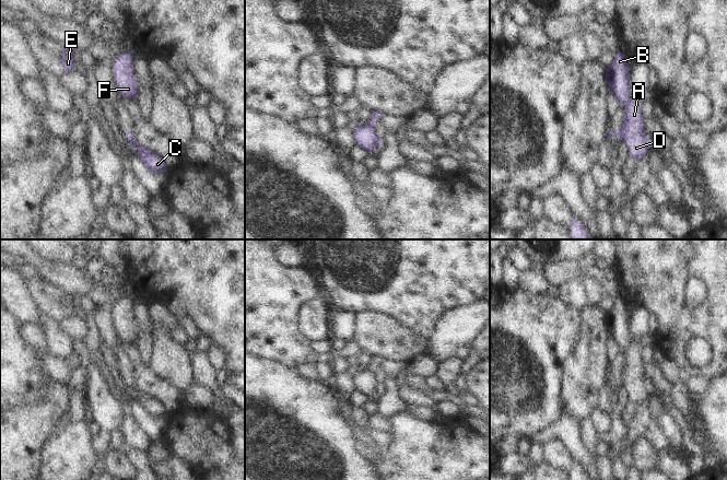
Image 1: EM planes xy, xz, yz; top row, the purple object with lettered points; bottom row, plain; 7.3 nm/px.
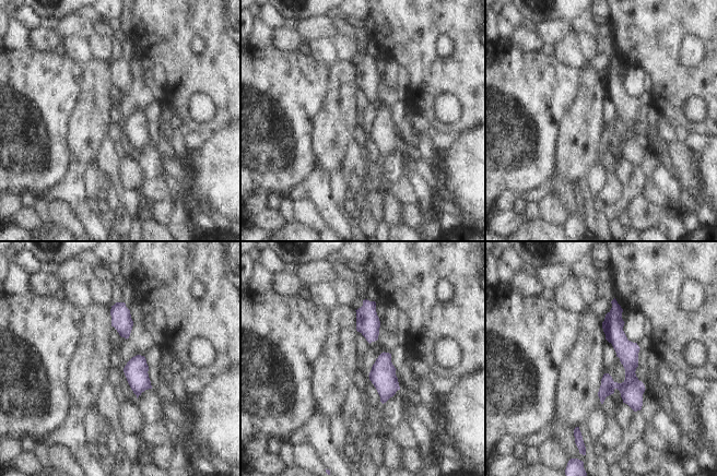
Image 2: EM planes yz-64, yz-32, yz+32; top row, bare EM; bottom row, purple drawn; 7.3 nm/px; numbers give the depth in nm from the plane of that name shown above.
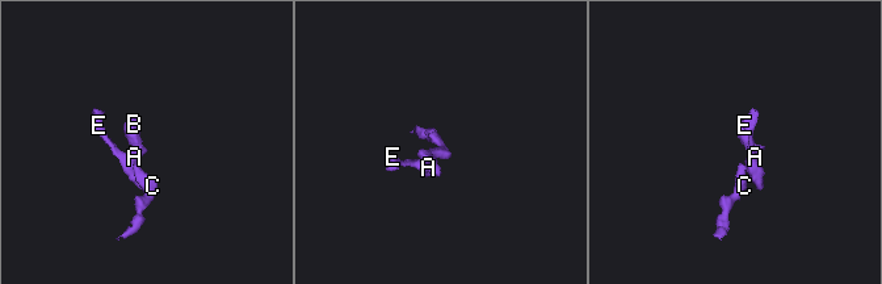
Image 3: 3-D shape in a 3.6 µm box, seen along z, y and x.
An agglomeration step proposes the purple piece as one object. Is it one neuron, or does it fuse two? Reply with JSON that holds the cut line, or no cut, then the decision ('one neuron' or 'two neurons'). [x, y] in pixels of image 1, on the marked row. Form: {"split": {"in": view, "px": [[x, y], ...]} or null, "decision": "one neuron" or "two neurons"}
{"split": {"in": "yz", "px": [[616, 131], [618, 136]]}, "decision": "two neurons"}

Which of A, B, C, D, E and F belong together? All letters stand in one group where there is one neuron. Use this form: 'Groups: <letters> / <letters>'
Groups: A B D E F / C

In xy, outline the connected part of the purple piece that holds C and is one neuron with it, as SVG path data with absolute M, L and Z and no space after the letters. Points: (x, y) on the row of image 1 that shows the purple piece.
M129 130L127 137L129 138L130 147L134 148L138 147L138 156L140 161L150 169L153 172L165 172L166 165L163 160L163 157L154 152L152 152L150 149L139 145L134 139L133 133Z

